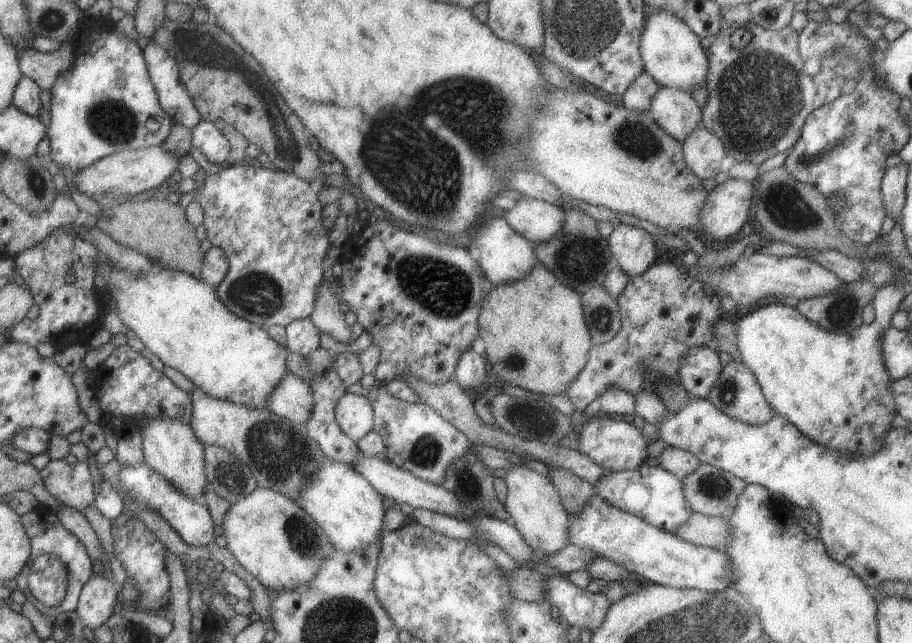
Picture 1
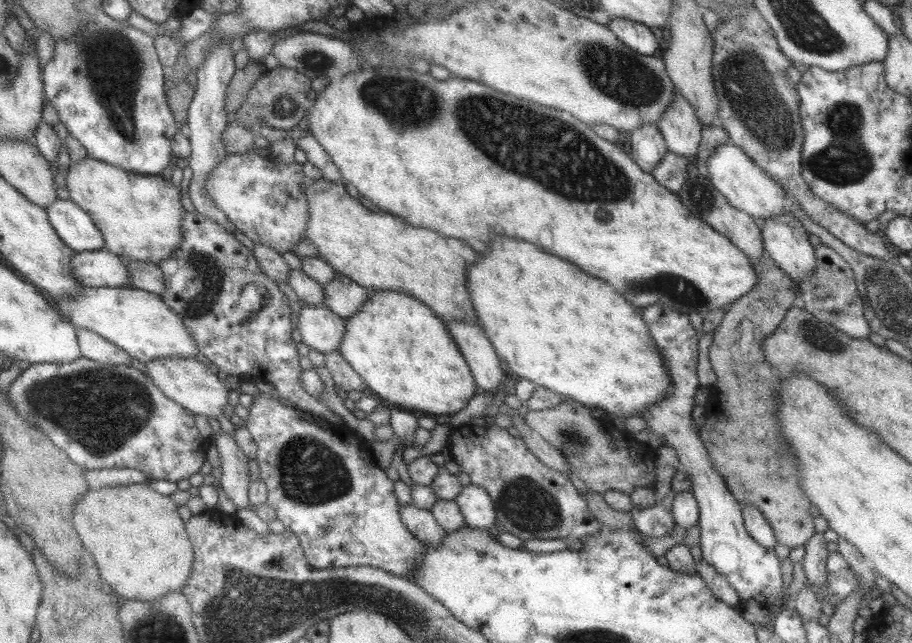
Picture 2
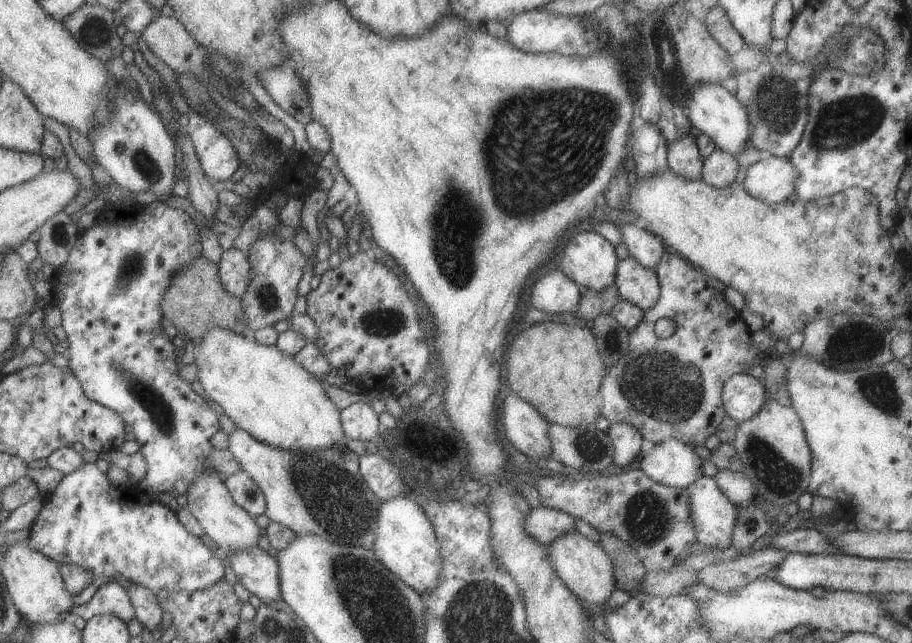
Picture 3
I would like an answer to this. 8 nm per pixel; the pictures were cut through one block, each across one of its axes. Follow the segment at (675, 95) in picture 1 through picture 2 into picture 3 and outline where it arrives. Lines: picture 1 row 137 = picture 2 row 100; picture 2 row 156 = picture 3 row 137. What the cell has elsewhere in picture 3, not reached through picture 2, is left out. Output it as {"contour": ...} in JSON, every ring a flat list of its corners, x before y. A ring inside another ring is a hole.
{"contour":[[689,134,666,145,666,161,669,170,682,179,698,181,702,178,704,159,697,151,695,137]]}

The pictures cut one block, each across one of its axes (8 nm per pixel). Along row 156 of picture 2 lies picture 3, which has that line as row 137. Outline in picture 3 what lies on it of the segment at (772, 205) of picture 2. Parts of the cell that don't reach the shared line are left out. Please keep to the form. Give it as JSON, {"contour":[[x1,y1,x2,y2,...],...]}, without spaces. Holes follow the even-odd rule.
{"contour":[[698,84,694,85,684,97,686,98,685,116,687,116,691,126,706,134,715,148,736,157,749,146,750,124,747,111,731,92,730,87]]}

